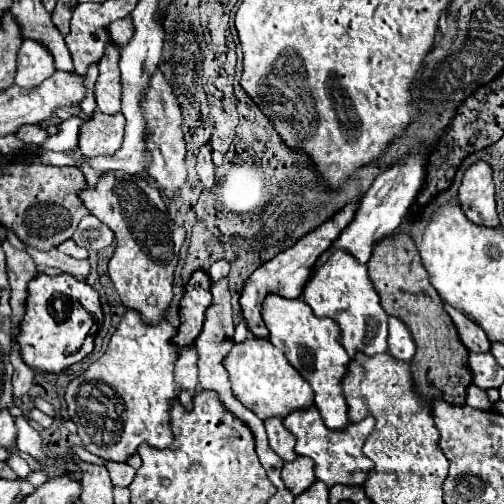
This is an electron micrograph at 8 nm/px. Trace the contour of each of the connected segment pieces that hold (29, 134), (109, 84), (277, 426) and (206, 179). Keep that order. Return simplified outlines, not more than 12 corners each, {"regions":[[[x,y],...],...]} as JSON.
{"regions":[[[23,125],[16,135],[25,144],[41,145],[49,136],[39,125]],[[105,47],[99,61],[95,101],[117,113],[121,103],[119,49]],[[281,417],[265,421],[271,449],[283,461],[295,457],[295,437]],[[211,143],[197,155],[197,173],[205,189],[215,185]]]}

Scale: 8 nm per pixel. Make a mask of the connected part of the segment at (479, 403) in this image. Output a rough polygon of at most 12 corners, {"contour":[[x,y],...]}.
{"contour":[[469,385],[465,389],[467,403],[477,409],[489,409],[487,393]]}

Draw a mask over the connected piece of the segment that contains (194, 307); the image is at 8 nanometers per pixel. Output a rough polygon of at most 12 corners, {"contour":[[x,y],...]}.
{"contour":[[197,269],[179,303],[179,347],[193,345],[211,303],[209,273]]}

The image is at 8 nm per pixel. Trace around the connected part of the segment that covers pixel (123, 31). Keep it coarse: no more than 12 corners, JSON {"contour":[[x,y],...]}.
{"contour":[[131,17],[109,25],[109,35],[119,49],[131,41],[135,33]]}

